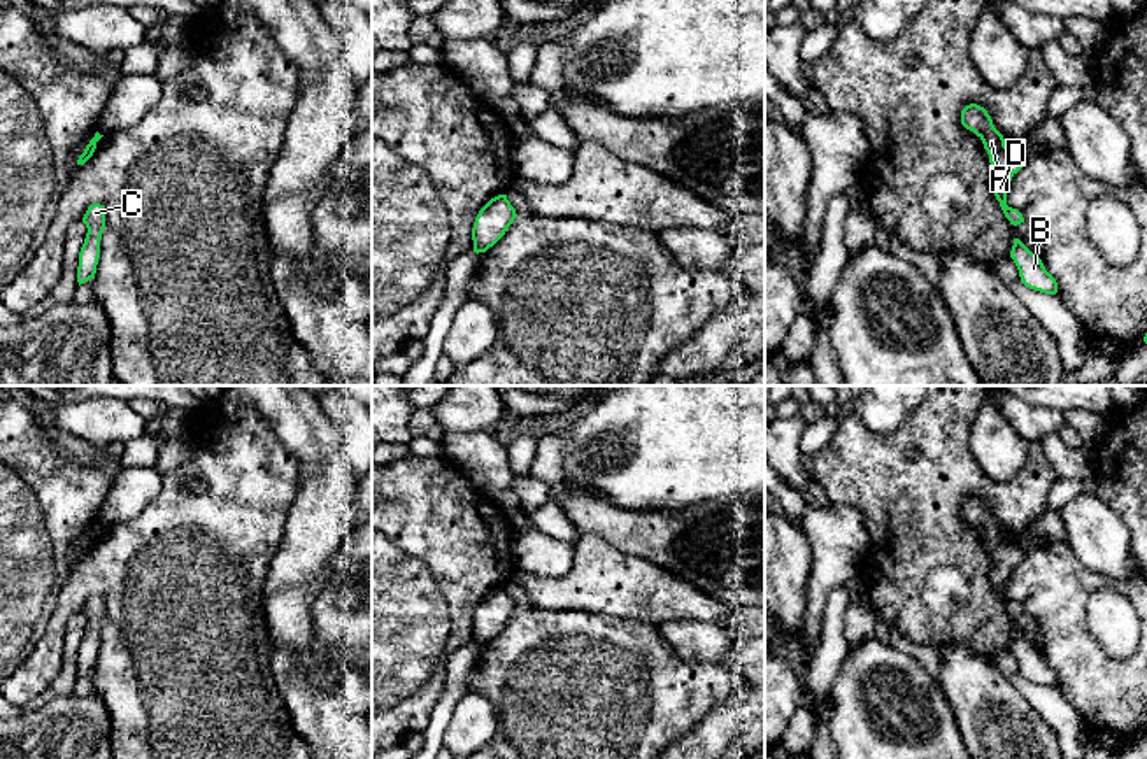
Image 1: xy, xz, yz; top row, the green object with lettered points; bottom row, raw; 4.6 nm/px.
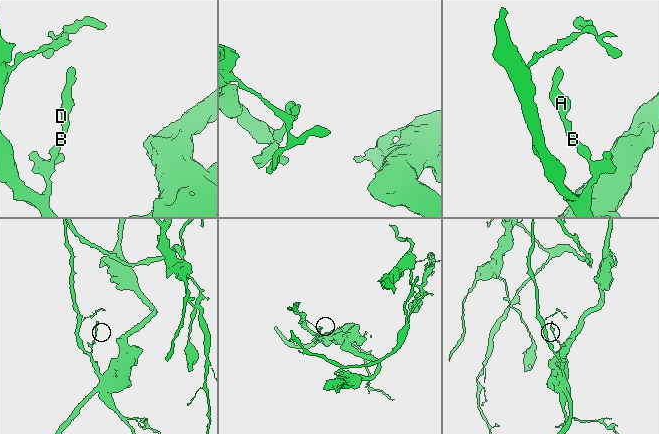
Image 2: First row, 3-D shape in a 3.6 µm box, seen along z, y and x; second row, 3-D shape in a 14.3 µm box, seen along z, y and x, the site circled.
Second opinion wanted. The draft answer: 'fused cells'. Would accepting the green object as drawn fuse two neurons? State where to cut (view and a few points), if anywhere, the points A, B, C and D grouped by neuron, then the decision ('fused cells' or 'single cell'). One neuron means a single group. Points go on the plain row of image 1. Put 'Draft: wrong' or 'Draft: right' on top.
Draft: wrong
no cut | A B C D | single cell

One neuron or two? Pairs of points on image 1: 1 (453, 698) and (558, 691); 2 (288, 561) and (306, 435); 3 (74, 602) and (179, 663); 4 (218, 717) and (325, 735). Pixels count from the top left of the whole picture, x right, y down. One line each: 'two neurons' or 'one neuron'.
1: two neurons
2: one neuron
3: one neuron
4: two neurons

